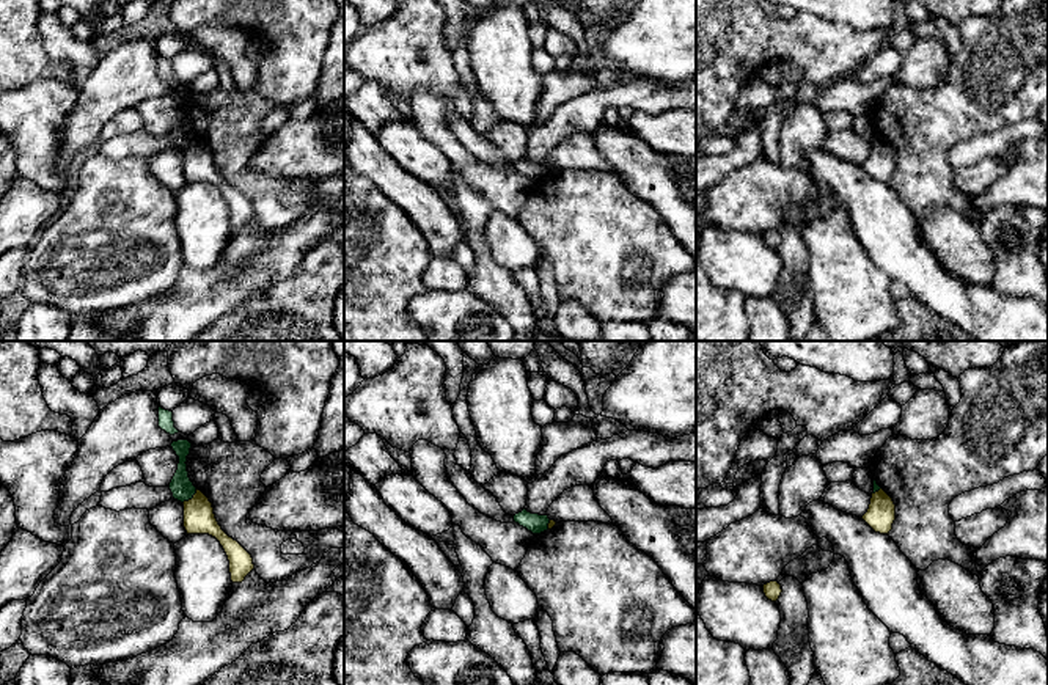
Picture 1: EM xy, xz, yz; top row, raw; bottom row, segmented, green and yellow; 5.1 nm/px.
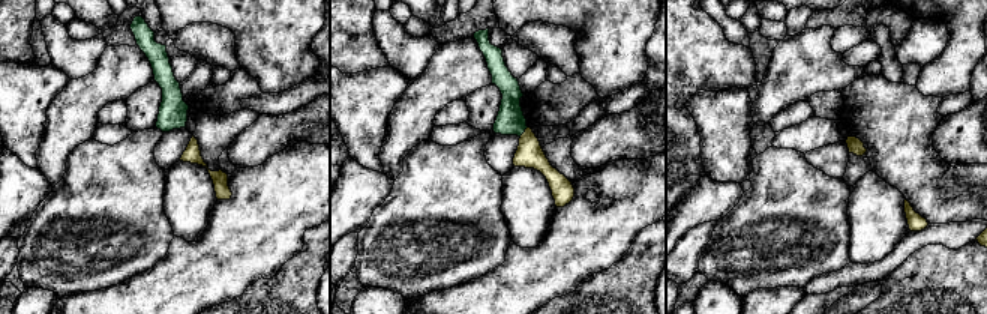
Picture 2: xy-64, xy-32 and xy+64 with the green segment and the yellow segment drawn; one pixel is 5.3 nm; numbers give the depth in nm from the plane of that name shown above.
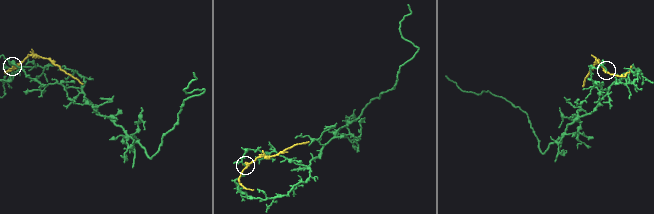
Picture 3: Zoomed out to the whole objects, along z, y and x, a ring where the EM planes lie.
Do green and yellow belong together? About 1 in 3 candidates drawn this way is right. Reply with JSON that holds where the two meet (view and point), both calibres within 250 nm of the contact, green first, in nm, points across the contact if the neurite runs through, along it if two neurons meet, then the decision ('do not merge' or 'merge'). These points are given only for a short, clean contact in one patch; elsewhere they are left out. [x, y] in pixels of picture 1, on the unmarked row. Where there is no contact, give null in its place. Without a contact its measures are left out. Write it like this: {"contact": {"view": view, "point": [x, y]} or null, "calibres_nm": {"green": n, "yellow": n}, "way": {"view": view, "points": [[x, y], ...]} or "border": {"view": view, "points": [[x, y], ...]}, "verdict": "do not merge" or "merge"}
{"contact": {"view": "xy", "point": [190, 146]}, "calibres_nm": {"green": 120, "yellow": 160}, "border": {"view": "xy", "points": [[197, 137], [183, 151]]}, "verdict": "do not merge"}

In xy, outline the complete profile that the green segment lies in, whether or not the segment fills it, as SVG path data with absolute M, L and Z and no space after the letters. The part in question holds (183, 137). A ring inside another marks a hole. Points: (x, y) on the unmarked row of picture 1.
M178 88L171 91L173 99L179 105L178 118L170 130L173 146L184 151L193 146L196 135L189 126L187 104L190 102L192 91L189 88Z

